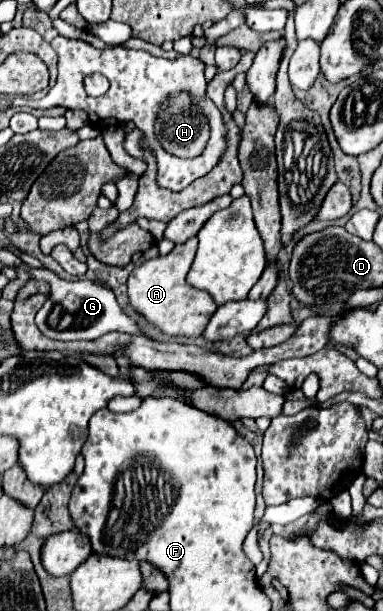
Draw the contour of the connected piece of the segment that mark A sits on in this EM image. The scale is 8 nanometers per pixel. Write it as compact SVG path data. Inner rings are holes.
M197 237L185 244L177 244L167 256L159 256L137 266L129 276L129 300L131 306L157 326L167 336L201 336L209 318L215 314L217 304L211 294L187 286L187 272L197 252Z

